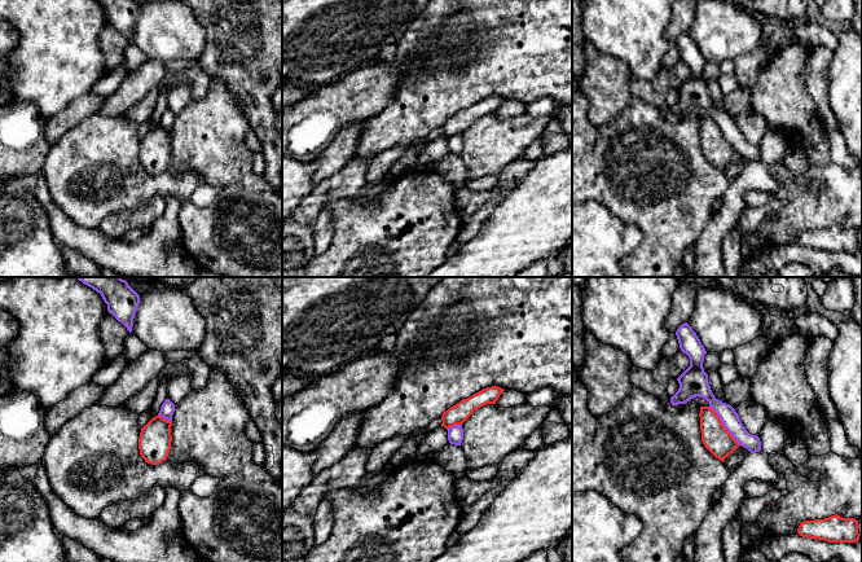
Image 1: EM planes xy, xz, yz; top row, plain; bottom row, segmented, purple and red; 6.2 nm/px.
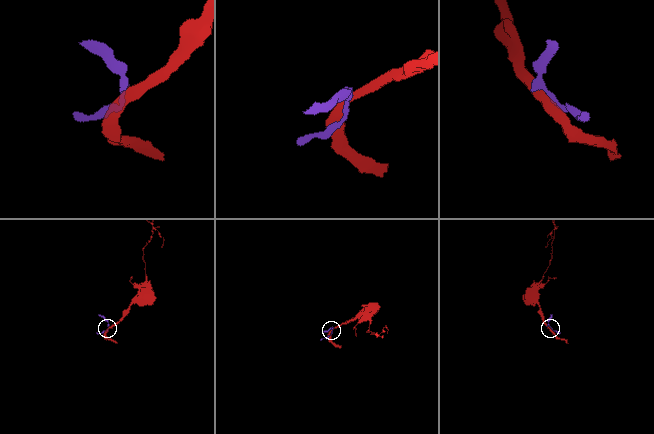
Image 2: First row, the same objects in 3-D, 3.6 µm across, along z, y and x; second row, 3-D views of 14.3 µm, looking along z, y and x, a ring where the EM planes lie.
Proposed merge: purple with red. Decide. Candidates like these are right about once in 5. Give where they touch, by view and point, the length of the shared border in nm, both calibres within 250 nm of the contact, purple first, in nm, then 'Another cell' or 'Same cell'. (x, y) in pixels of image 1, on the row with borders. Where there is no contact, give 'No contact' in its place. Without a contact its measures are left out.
Touches purple at yz (722, 424). Shared border 320 nm. Thickness 120 nm (purple) against 170 nm. Another cell

